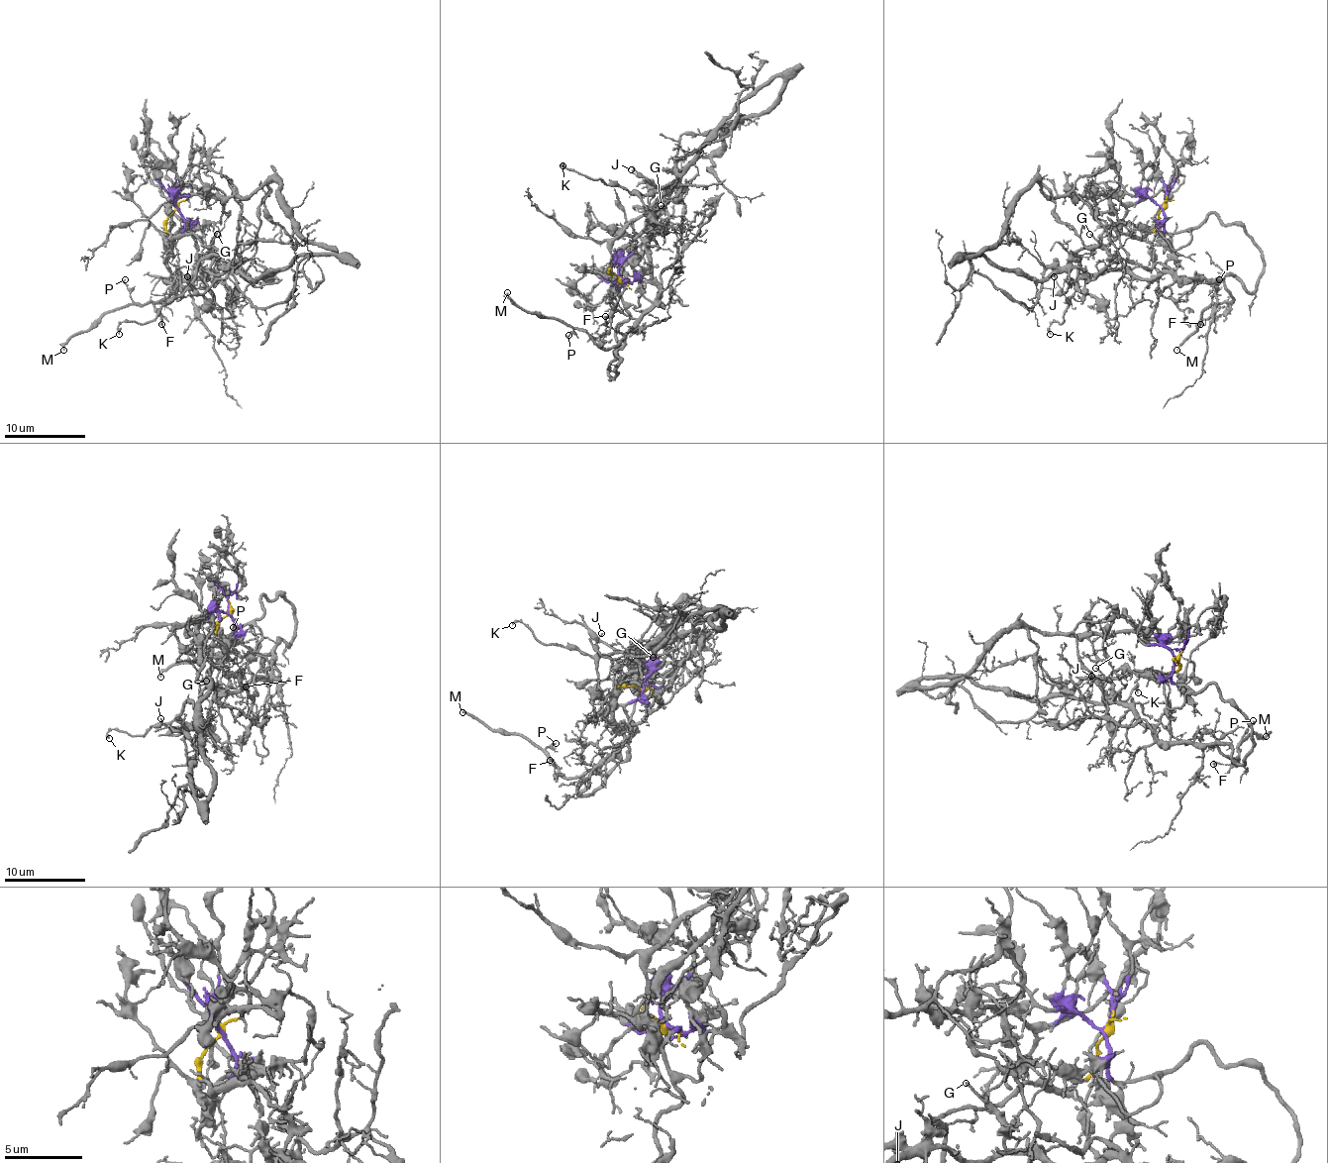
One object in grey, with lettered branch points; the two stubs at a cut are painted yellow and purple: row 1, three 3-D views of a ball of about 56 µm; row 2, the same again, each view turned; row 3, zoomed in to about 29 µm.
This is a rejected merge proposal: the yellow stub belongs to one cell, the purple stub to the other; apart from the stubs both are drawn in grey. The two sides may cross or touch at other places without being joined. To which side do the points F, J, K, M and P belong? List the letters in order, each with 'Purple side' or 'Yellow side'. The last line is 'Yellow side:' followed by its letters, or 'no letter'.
F: Purple side
J: Yellow side
K: Yellow side
M: Purple side
P: Purple side
Yellow side: J, K

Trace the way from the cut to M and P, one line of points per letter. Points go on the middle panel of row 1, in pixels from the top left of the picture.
M: (619, 277), (631, 282), (633, 273), (641, 288), (651, 282), (659, 290), (608, 349), (523, 310), (507, 292)
P: (619, 277), (631, 282), (633, 273), (641, 288), (649, 282), (657, 302), (608, 349), (580, 331), (567, 335)

